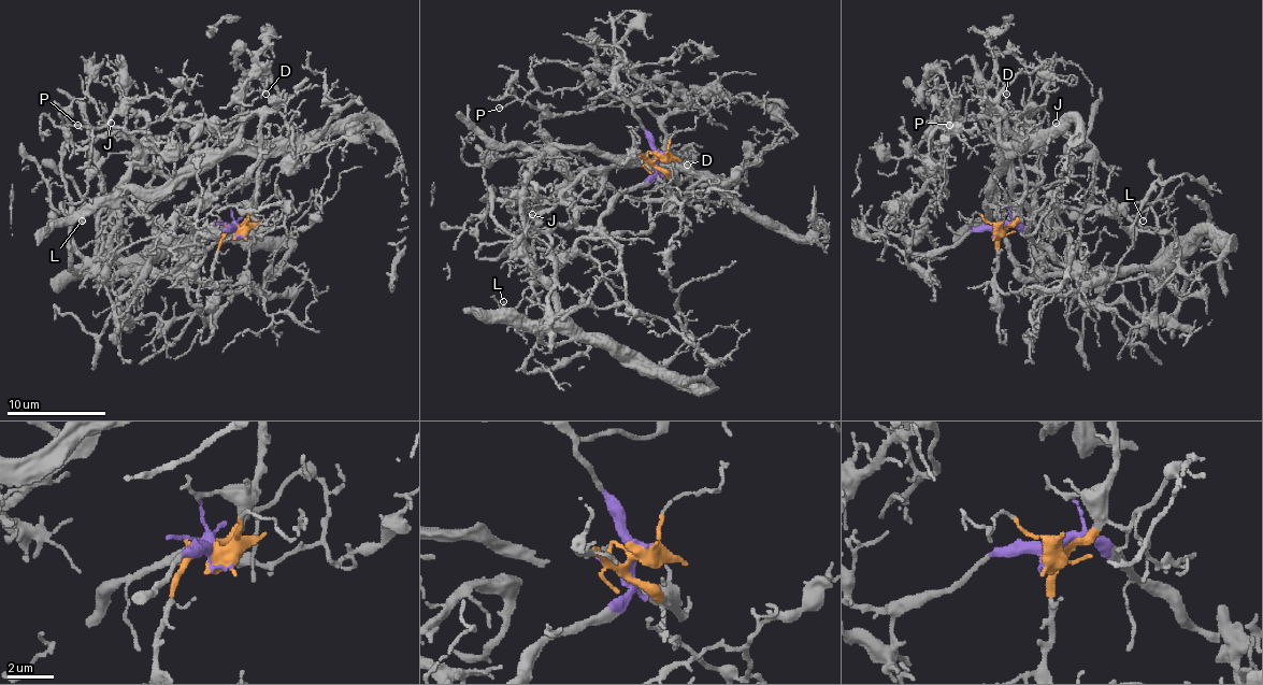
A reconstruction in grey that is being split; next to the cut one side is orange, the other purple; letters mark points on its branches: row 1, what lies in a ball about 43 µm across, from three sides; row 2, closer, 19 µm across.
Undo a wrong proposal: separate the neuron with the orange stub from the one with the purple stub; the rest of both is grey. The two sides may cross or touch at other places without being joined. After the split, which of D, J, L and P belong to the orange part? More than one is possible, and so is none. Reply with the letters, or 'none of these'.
D, J, P

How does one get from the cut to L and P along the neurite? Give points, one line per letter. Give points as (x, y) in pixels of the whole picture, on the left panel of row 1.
L: (234, 228), (202, 238), (155, 275), (119, 263), (102, 245), (95, 213), (82, 205), (82, 220)
P: (234, 230), (263, 151), (242, 137), (244, 118), (174, 118), (155, 94), (129, 99), (97, 129), (77, 124)

